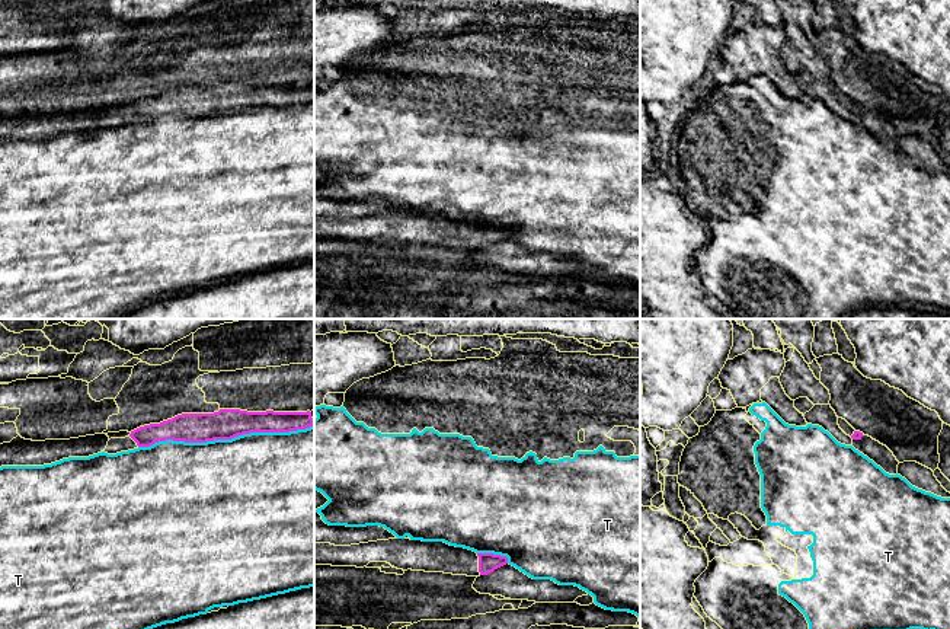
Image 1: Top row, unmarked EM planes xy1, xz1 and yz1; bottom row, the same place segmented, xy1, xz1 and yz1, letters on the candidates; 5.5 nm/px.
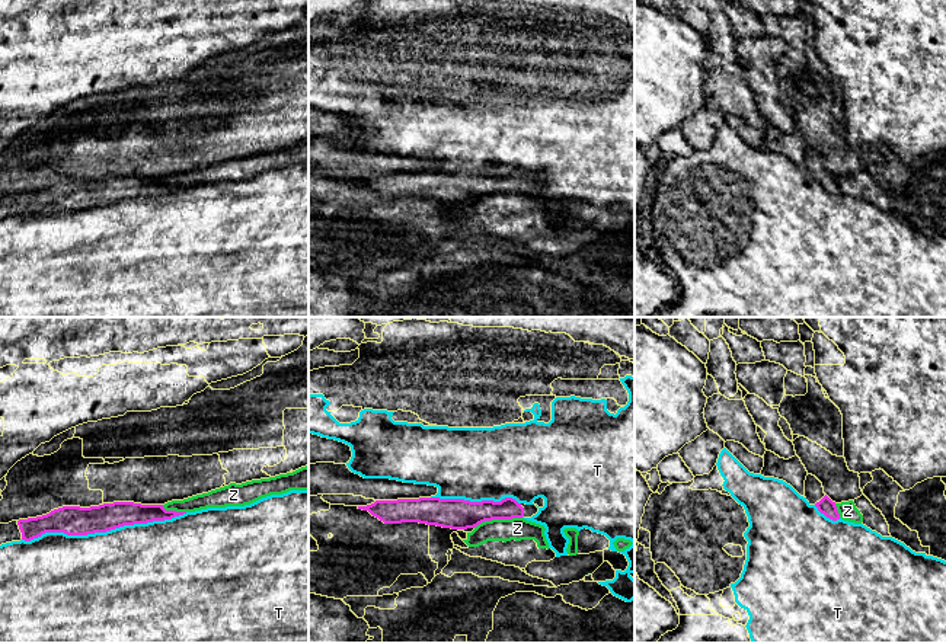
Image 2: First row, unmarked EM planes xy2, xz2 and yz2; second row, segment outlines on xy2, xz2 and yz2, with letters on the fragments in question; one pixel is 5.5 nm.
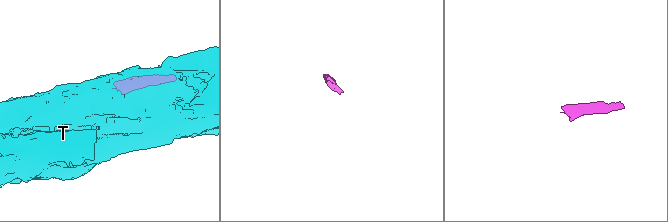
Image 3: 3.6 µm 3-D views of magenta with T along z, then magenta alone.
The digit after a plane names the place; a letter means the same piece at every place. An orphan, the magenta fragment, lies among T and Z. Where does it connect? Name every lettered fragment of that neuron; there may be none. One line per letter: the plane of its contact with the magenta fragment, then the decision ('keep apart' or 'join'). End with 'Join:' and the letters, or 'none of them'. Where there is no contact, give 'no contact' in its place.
T: xy1 | keep apart
Z: xz2 | keep apart
Join: none of them

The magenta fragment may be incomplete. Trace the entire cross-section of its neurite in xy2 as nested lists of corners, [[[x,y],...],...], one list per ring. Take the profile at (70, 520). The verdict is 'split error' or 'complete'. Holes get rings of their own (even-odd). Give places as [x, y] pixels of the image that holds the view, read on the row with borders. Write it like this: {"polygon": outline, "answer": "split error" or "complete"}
{"polygon": [[[114,502],[99,506],[63,506],[47,515],[0,524],[0,546],[12,541],[31,541],[45,532],[87,535],[106,532],[124,525],[172,519],[186,512],[166,511],[163,505]]], "answer": "split error"}

